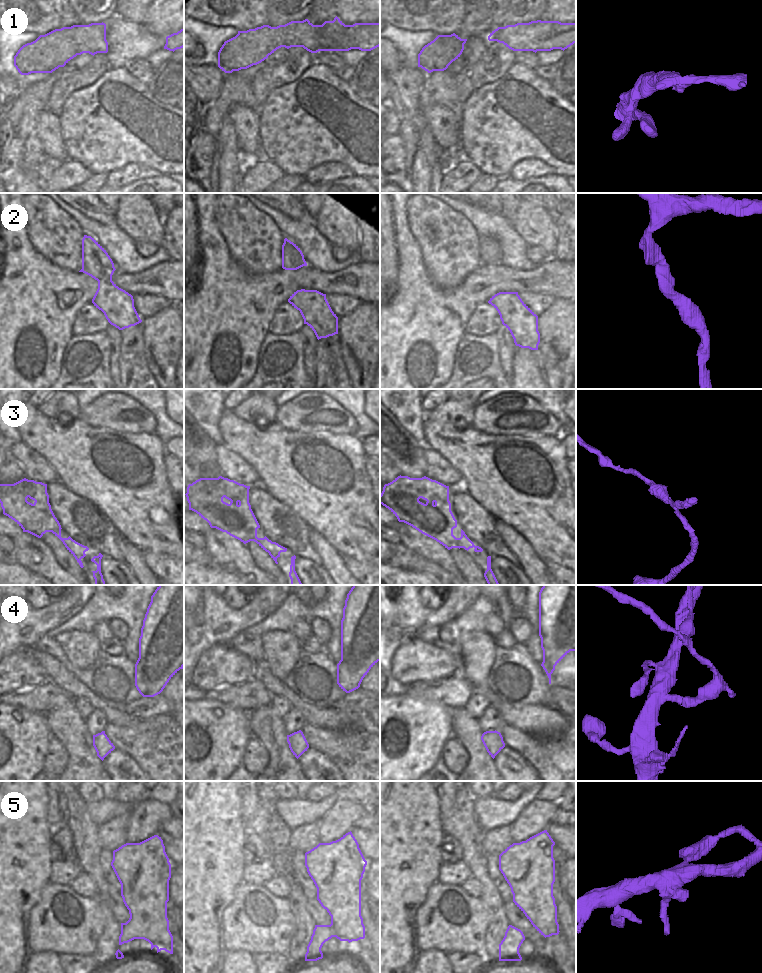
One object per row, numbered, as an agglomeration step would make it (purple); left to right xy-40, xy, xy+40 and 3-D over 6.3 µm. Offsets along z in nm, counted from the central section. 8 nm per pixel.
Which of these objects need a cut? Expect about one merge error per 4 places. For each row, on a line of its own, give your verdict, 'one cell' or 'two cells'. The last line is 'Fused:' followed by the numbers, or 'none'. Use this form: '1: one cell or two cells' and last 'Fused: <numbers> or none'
1: one cell
2: one cell
3: one cell
4: two cells
5: one cell
Fused: 4

